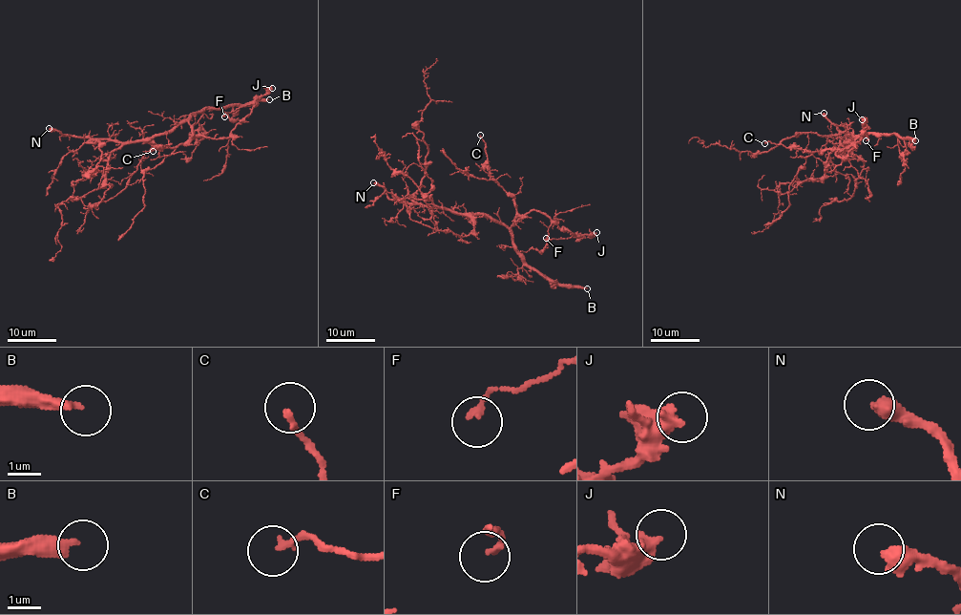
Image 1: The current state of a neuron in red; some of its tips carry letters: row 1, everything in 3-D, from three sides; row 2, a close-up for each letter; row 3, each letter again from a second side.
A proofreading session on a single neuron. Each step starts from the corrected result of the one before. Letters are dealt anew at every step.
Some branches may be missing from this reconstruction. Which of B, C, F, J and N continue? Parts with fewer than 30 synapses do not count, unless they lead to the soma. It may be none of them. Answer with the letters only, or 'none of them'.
B, N

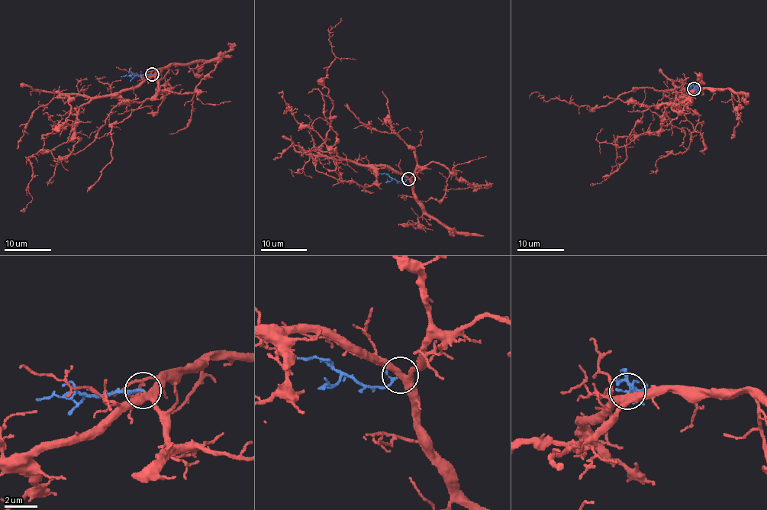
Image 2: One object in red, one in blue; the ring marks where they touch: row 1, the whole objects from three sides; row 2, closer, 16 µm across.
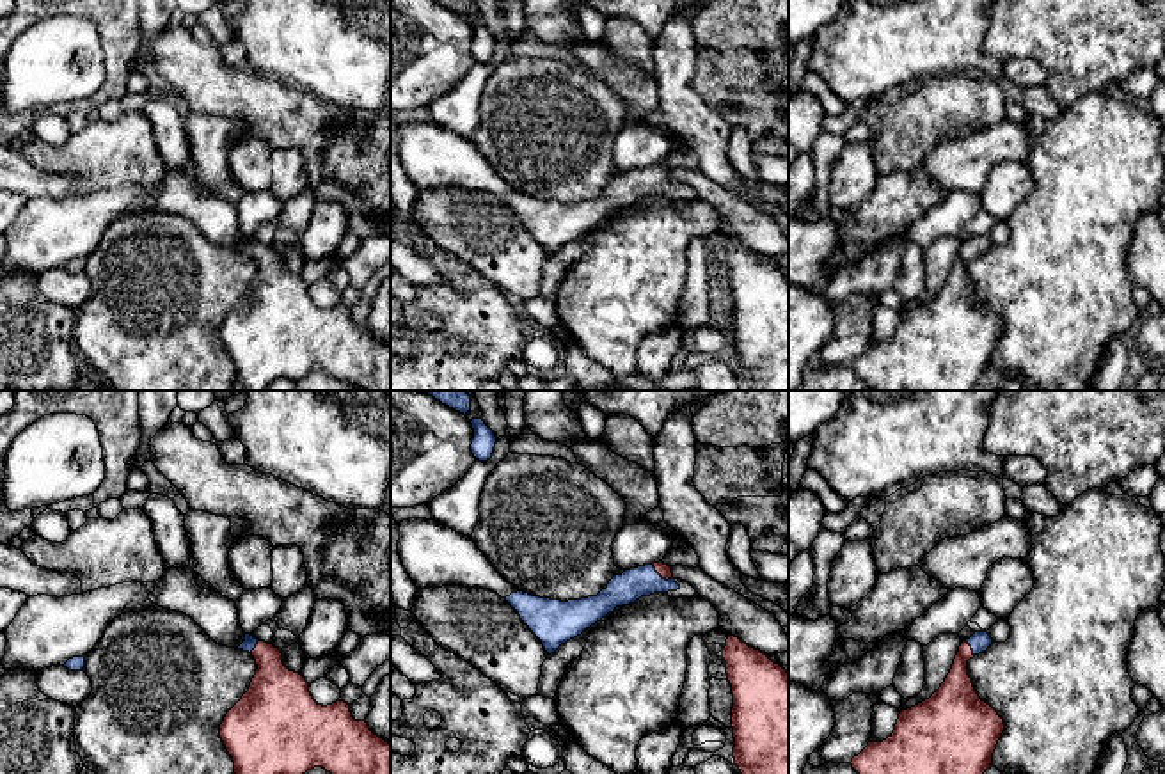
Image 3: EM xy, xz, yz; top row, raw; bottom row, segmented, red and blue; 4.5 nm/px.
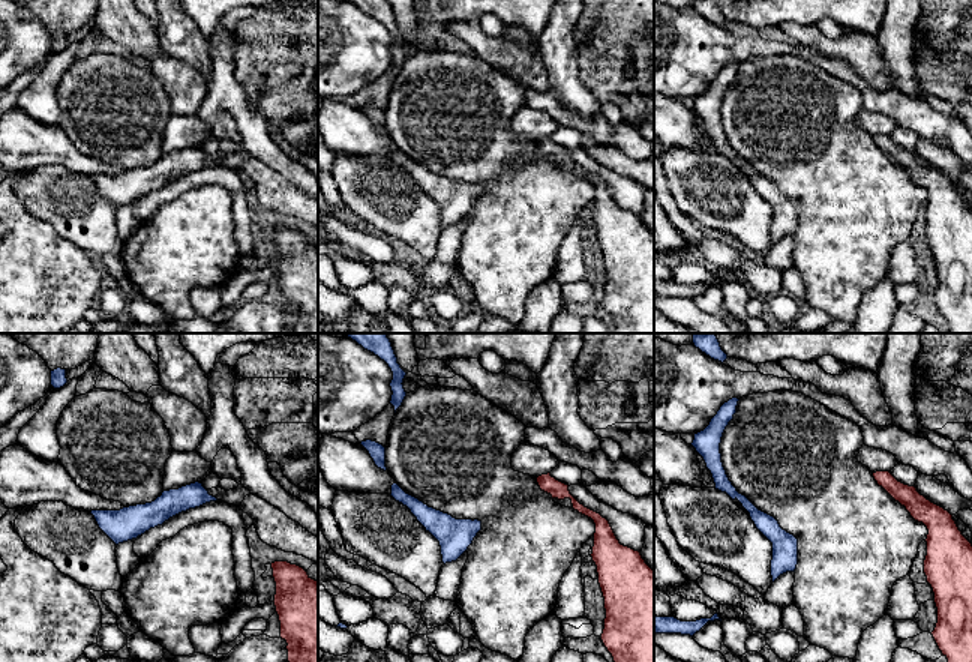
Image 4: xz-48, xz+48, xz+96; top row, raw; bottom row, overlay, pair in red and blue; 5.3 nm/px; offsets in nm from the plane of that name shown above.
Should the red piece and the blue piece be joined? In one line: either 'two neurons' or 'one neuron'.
one neuron

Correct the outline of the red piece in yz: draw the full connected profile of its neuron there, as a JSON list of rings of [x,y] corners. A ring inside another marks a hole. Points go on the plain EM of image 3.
[[[986,233],[963,243],[941,289],[929,302],[902,312],[886,343],[868,344],[852,360],[852,371],[868,391],[971,391],[991,369],[1005,327],[998,314],[979,300],[968,277],[968,263],[991,247]]]

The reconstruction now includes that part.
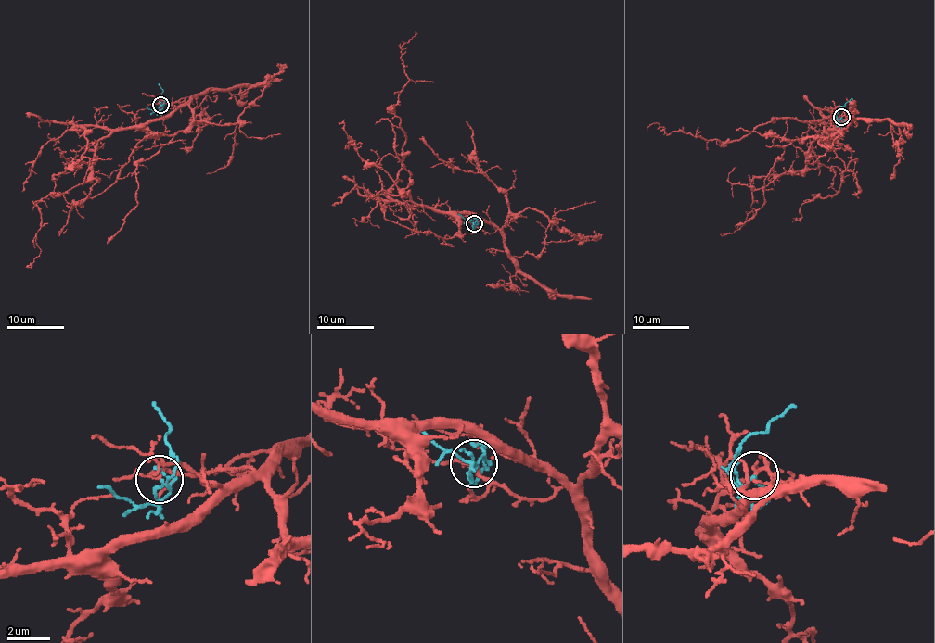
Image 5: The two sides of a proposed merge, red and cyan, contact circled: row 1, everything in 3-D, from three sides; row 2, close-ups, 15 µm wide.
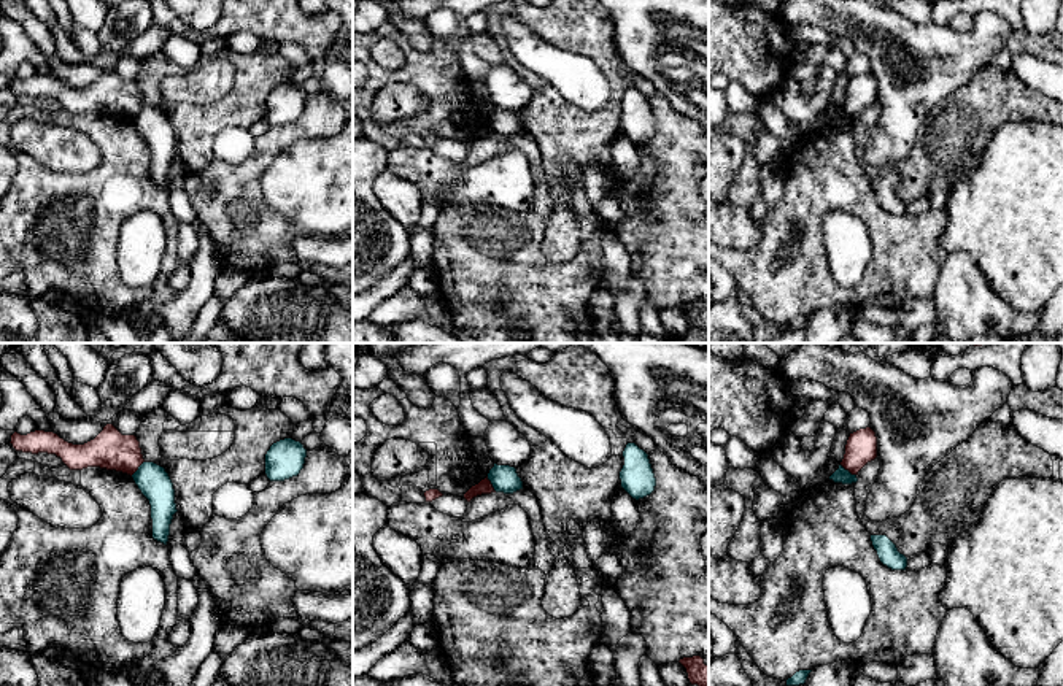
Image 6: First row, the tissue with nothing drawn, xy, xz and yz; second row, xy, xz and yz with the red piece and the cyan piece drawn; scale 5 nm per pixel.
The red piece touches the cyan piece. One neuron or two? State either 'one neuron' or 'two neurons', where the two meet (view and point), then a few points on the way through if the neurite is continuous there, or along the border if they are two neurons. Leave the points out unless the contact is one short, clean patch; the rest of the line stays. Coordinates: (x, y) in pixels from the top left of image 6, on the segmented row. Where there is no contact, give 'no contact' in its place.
two neurons | xz (491, 485) | along xz (487, 477), (496, 491)

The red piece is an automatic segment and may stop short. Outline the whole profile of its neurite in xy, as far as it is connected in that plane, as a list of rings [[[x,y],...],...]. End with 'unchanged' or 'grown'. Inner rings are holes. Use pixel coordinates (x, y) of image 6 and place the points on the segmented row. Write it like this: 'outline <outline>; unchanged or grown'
outline [[[113,424],[84,445],[73,445],[54,432],[35,430],[27,435],[14,432],[13,448],[22,453],[56,454],[70,470],[100,467],[133,475],[145,462],[140,441],[135,435],[122,435]]]; unchanged

